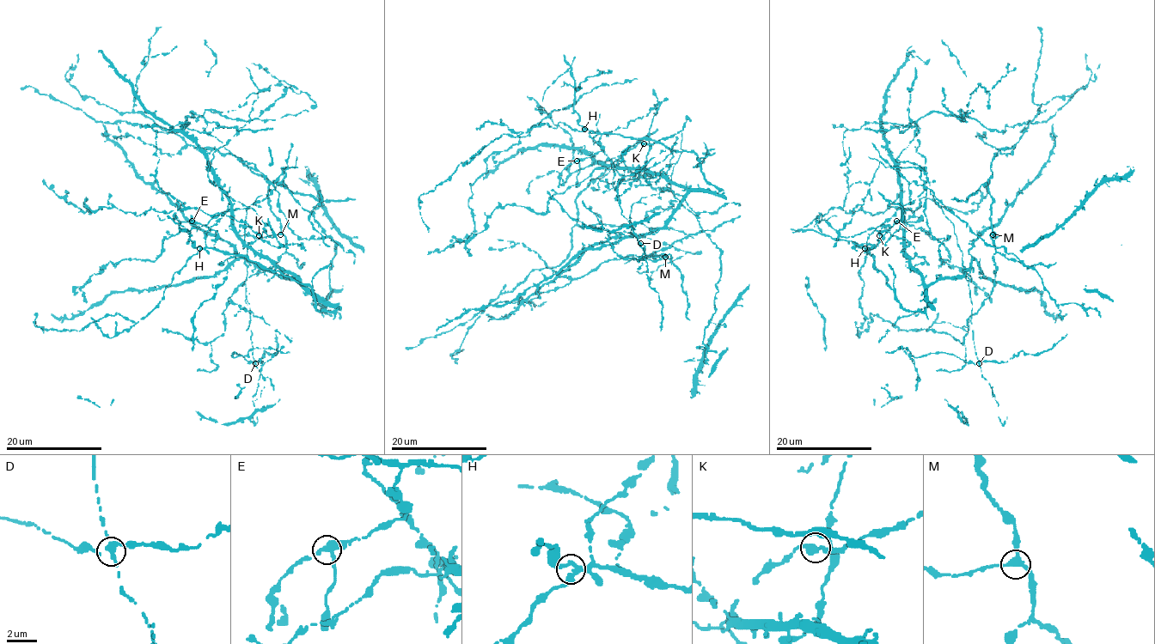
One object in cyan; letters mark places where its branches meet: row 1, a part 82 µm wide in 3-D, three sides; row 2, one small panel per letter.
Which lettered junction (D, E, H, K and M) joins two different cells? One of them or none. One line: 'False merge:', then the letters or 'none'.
False merge: D

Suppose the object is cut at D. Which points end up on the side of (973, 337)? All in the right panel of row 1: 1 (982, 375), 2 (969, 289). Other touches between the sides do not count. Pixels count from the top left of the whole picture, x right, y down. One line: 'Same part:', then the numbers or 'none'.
Same part: 1, 2

